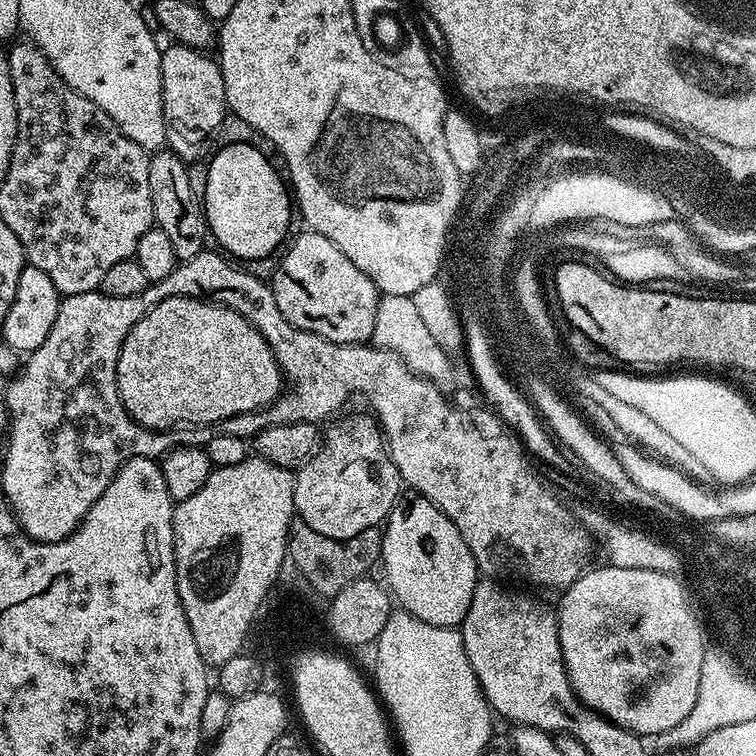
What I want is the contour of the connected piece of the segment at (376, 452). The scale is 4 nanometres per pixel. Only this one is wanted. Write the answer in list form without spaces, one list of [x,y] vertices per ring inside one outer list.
[[[371,415],[338,421],[295,478],[295,515],[327,538],[354,538],[364,530],[383,525],[401,499],[400,475],[388,457],[380,426]]]

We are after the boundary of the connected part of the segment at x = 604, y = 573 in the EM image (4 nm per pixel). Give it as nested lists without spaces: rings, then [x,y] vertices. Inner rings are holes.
[[[609,564],[587,569],[561,593],[559,606],[556,606],[559,622],[559,644],[562,646],[563,662],[567,668],[568,680],[576,696],[590,709],[600,716],[606,717],[619,728],[628,729],[639,736],[652,738],[678,725],[688,716],[697,700],[698,681],[701,678],[702,662],[704,661],[704,632],[697,614],[694,612],[683,586],[676,580],[675,575],[654,570],[633,570],[625,567],[614,567]]]

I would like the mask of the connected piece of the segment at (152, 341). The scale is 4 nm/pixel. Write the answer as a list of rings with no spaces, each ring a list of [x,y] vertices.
[[[168,294],[157,299],[156,305],[133,326],[130,334],[126,334],[126,338],[122,342],[122,350],[118,354],[116,381],[118,382],[118,394],[122,398],[122,406],[130,413],[132,421],[149,430],[172,430],[168,428],[174,427],[175,424],[212,424],[212,426],[219,426],[222,421],[235,416],[259,413],[261,410],[267,409],[264,407],[268,403],[269,407],[281,395],[286,384],[284,375],[280,373],[280,367],[266,342],[266,338],[262,338],[262,334],[242,313],[236,311],[235,307],[215,303],[208,298],[197,298],[192,294]]]

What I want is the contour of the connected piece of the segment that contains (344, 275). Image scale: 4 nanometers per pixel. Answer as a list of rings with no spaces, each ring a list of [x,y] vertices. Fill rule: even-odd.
[[[304,230],[290,244],[287,245],[288,253],[276,268],[276,277],[270,280],[274,302],[278,302],[278,310],[282,310],[286,322],[335,344],[371,341],[381,297],[376,283],[362,274],[330,238],[322,238],[322,234]]]

